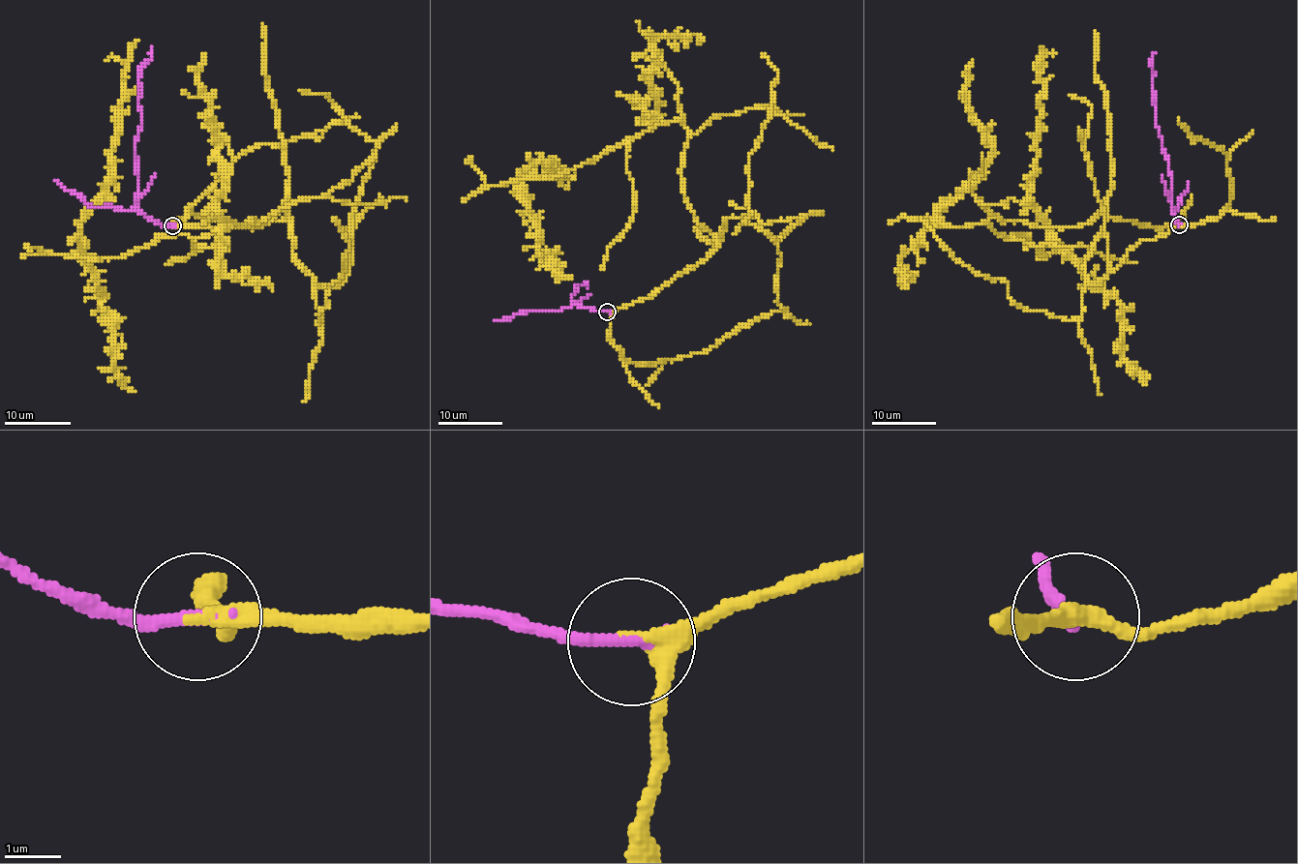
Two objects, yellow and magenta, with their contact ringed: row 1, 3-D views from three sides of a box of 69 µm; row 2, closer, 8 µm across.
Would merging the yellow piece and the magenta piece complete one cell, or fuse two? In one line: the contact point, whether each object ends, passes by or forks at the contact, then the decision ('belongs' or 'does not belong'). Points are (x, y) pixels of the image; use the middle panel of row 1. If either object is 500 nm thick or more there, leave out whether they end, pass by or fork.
place (607, 312); yellow passes by; magenta ends; belongs

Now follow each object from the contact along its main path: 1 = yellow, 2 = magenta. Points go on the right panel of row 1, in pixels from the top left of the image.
1: (1179, 224), (1100, 211), (990, 227), (1045, 258), (1029, 196), (1041, 45)
2: (1179, 224), (1171, 205), (1172, 177), (1157, 125), (1152, 79), (1155, 73), (1152, 55), (1155, 52)

